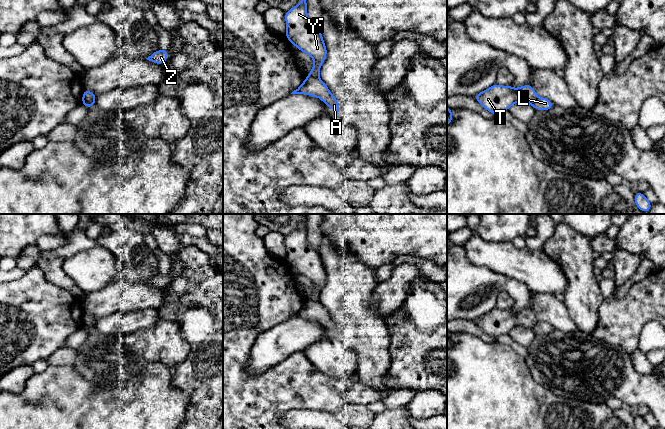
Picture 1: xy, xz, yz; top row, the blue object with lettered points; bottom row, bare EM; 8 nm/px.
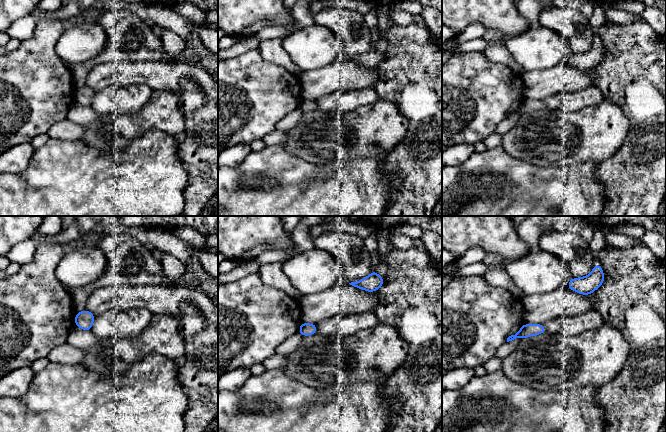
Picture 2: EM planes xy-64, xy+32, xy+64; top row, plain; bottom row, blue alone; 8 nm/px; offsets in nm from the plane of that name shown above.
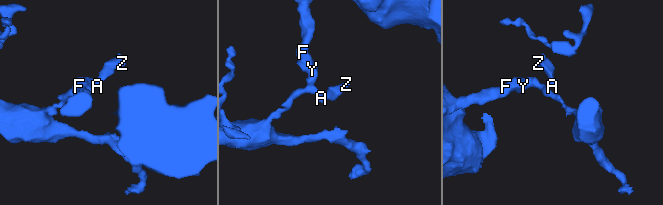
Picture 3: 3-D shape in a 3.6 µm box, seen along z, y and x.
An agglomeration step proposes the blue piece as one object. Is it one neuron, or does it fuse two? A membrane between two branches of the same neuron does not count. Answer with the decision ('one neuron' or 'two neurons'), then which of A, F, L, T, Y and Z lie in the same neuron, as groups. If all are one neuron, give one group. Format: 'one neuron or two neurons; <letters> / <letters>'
two neurons; A L Z / F T Y

